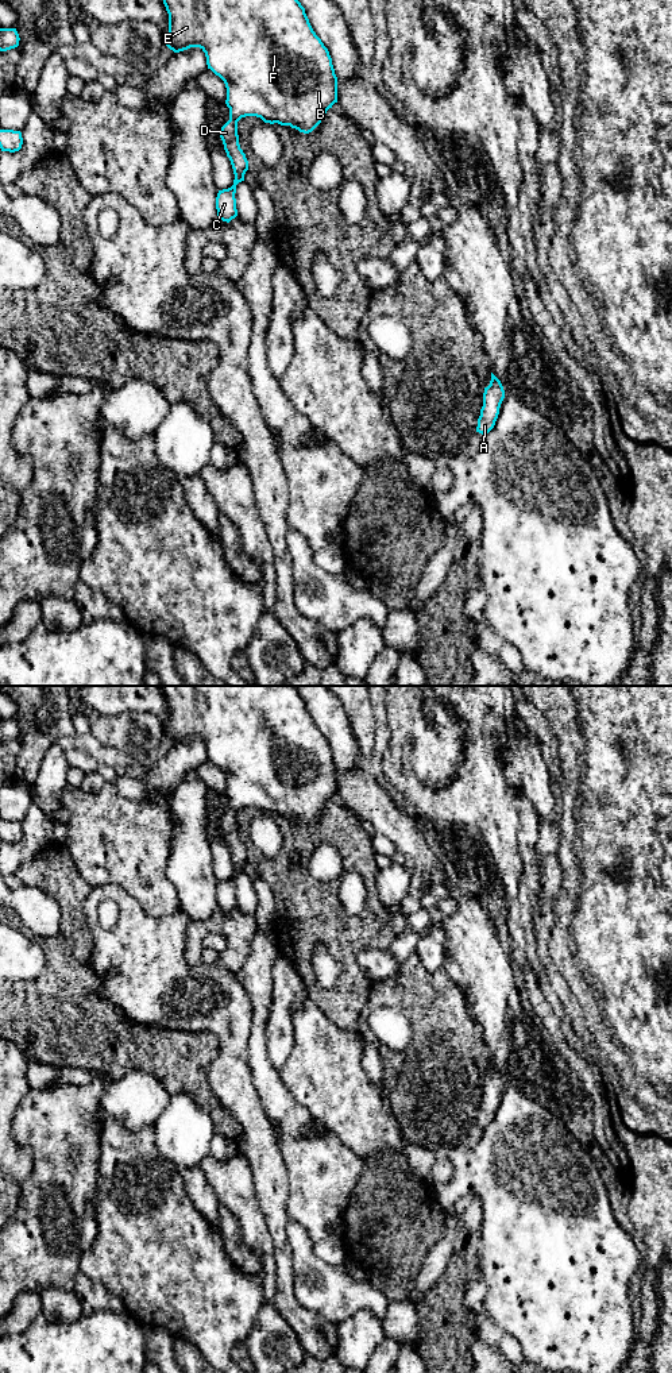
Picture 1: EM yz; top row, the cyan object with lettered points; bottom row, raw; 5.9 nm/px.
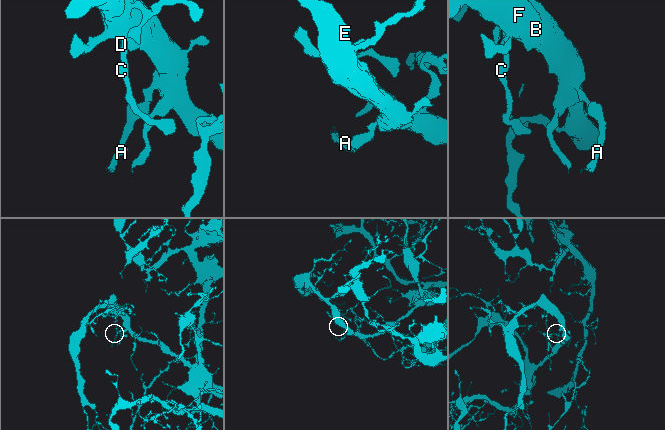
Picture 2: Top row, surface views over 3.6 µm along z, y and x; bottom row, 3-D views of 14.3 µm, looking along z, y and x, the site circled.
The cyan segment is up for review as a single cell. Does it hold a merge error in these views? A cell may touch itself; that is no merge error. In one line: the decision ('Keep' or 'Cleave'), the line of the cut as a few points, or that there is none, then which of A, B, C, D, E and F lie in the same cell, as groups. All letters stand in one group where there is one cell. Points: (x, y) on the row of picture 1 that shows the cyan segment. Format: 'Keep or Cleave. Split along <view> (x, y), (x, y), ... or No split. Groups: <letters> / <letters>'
Keep. No split. Groups: A B C D E F

